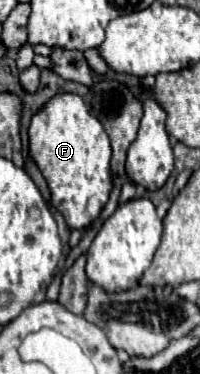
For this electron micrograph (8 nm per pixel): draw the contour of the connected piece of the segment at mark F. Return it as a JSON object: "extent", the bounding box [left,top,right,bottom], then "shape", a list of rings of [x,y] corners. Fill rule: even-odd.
{"extent":[29,93,113,229],"shape":[[[61,93],[55,95],[33,119],[31,119],[31,127],[29,127],[29,155],[35,161],[35,165],[39,167],[39,171],[43,173],[49,193],[51,193],[51,205],[63,215],[63,219],[67,221],[69,229],[87,229],[97,215],[101,213],[101,209],[105,207],[105,203],[109,201],[109,193],[113,189],[113,181],[111,181],[111,143],[109,143],[109,135],[103,131],[103,125],[89,115],[89,109],[85,107],[83,99],[79,95],[71,95],[71,93]]]}

